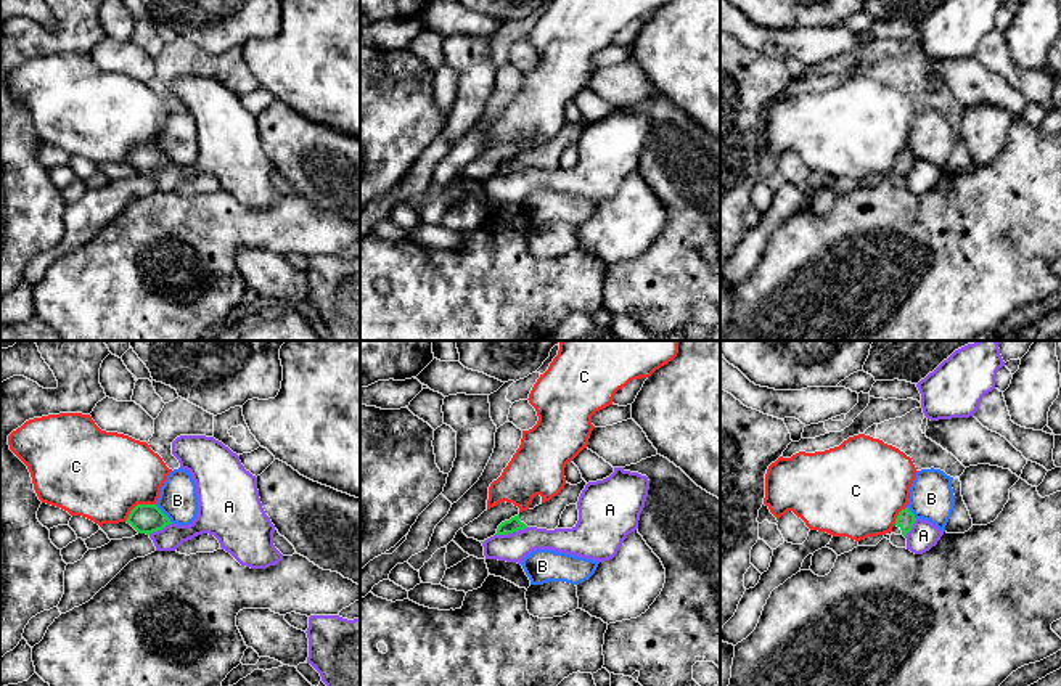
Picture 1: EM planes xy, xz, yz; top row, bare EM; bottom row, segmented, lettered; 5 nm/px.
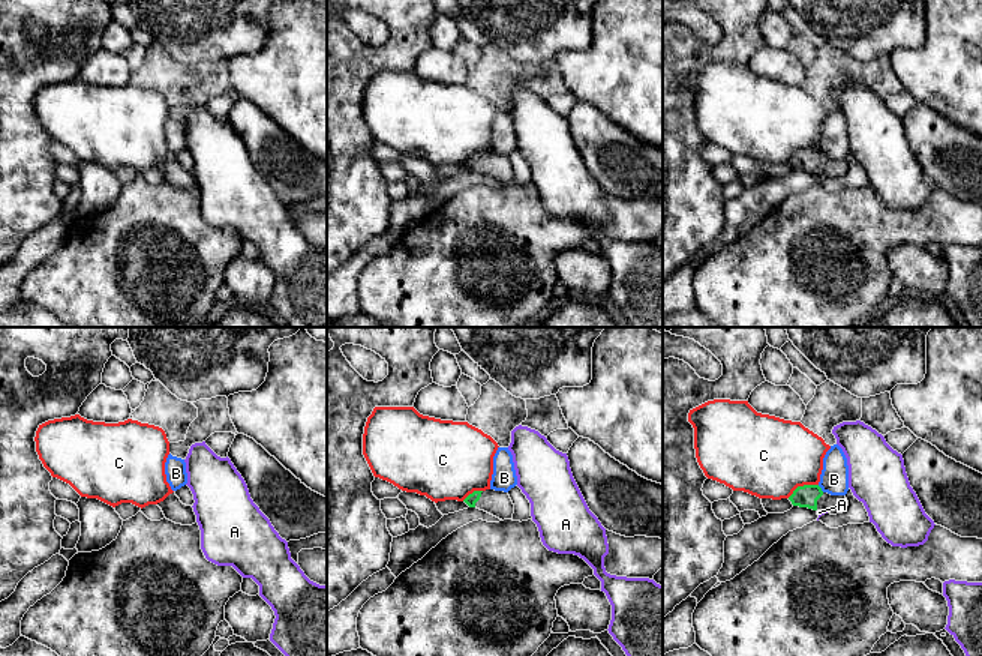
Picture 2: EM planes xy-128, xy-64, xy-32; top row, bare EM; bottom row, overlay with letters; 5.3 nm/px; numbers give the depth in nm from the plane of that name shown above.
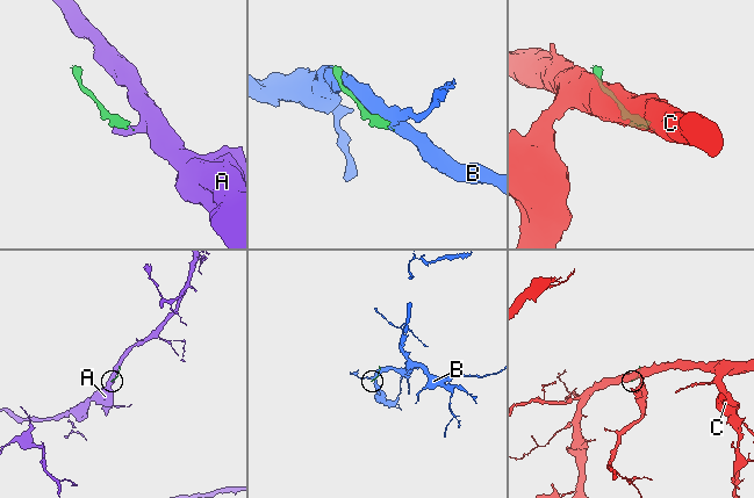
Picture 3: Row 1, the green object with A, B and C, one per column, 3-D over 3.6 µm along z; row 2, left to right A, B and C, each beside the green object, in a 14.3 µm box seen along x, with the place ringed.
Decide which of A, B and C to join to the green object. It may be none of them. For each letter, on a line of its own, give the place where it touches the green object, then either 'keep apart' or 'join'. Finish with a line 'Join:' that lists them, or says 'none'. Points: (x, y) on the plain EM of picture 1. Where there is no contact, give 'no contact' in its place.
A: xz (512, 172) | keep apart
B: xy (164, 155) | keep apart
C: xy (137, 145) | keep apart
Join: none

